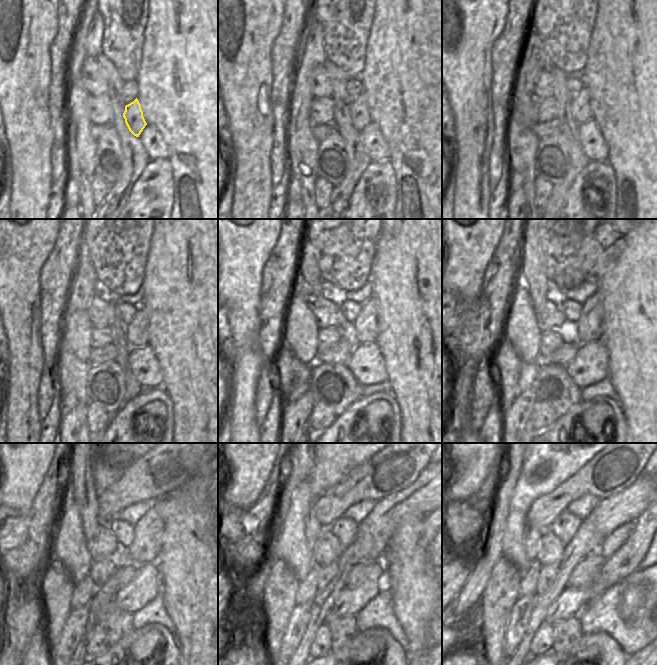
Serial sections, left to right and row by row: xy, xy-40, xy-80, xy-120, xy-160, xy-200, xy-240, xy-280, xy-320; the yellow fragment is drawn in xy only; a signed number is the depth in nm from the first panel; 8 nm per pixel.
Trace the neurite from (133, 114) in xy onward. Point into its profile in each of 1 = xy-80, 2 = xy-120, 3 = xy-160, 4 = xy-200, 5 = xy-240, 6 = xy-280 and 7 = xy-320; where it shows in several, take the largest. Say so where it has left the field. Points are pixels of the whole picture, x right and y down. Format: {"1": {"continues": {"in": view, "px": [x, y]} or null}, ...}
{"1": {"continues": {"in": "xy-80", "px": [581, 108]}}, "2": {"continues": {"in": "xy-120", "px": [137, 331]}}, "3": {"continues": {"in": "xy-160", "px": [364, 329]}}, "4": {"continues": {"in": "xy-200", "px": [590, 323]}}, "5": {"continues": {"in": "xy-240", "px": [148, 532]}}, "6": {"continues": {"in": "xy-280", "px": [421, 497]}}, "7": {"continues": {"in": "xy-320", "px": [626, 506]}}}

